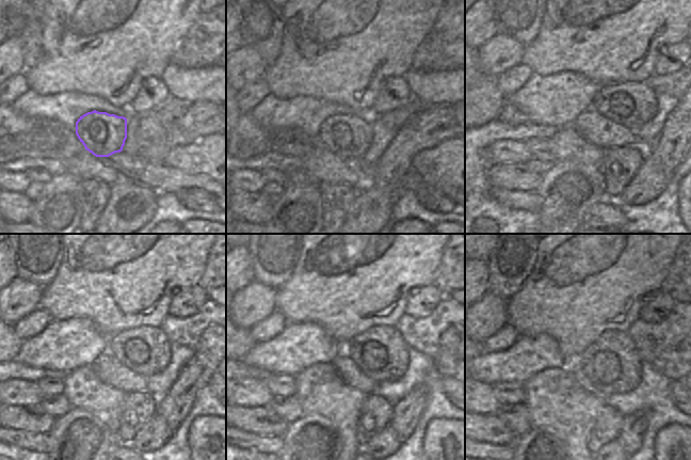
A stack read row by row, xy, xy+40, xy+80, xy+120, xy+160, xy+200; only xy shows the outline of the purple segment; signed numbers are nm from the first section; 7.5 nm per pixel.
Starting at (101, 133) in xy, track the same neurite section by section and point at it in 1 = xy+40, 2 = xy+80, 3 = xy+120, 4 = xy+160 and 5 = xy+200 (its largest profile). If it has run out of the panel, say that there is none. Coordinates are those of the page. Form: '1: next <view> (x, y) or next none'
1: next xy+40 (347, 136)
2: next xy+80 (611, 102)
3: next xy+120 (132, 348)
4: next xy+160 (371, 351)
5: next xy+200 (611, 364)

